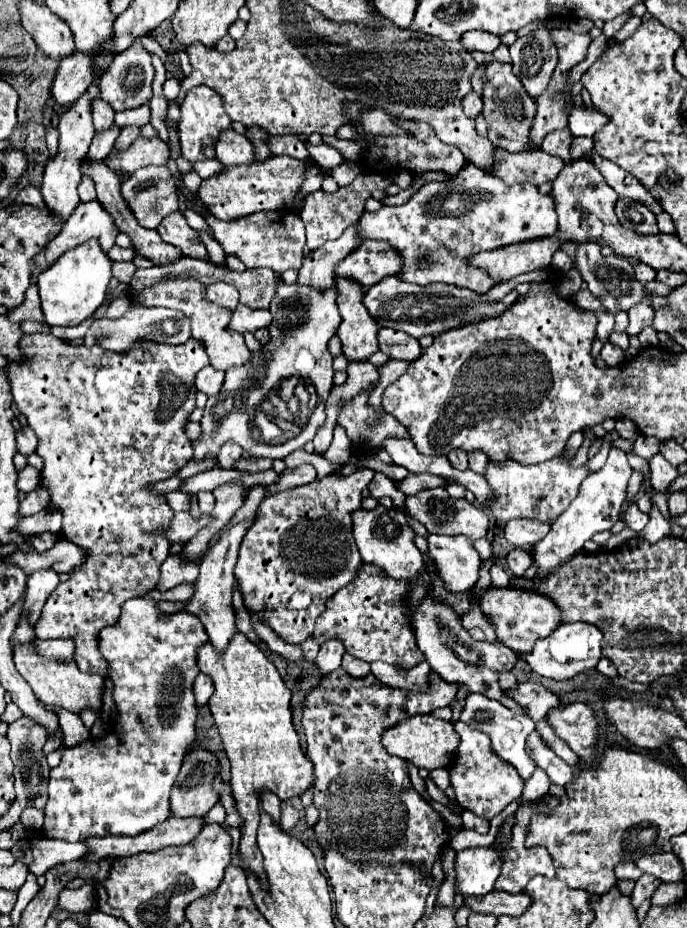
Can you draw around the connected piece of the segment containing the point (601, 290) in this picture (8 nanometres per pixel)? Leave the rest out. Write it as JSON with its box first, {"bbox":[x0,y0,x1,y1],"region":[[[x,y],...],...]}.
{"bbox":[576,242,644,312],"region":[[[576,242],[576,268],[582,274],[582,280],[588,284],[588,290],[612,312],[628,312],[632,304],[640,302],[644,296],[644,284],[640,284],[634,278],[634,268],[624,256],[610,256],[610,262],[606,256],[602,256],[602,246],[596,242]]]}

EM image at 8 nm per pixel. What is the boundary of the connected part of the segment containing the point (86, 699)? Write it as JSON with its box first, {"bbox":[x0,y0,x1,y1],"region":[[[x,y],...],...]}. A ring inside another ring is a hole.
{"bbox":[14,644,104,714],"region":[[[22,644],[14,648],[14,664],[16,670],[22,674],[22,678],[30,684],[30,688],[44,704],[66,708],[74,714],[80,714],[86,708],[94,708],[96,712],[100,712],[104,678],[98,674],[82,674],[74,660],[68,660],[68,664],[60,664],[60,660],[40,660],[32,652],[32,644]]]}

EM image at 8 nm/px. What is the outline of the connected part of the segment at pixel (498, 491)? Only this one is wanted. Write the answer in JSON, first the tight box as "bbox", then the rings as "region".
{"bbox":[484,452,590,522],"region":[[[562,452],[560,456],[540,462],[540,464],[522,464],[514,458],[506,458],[500,464],[488,462],[484,478],[492,488],[492,498],[488,500],[488,508],[498,522],[508,522],[514,518],[532,518],[540,522],[556,522],[558,516],[570,506],[570,502],[578,496],[580,484],[586,476],[590,476],[588,466],[572,466],[574,458],[566,458]]]}

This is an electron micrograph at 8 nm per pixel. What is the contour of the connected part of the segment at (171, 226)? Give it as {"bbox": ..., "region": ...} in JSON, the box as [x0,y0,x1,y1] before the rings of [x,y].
{"bbox":[158,212,208,260],"region":[[[174,212],[174,214],[166,216],[166,218],[160,222],[160,226],[158,226],[158,234],[160,234],[160,238],[162,238],[164,242],[170,242],[170,244],[174,244],[174,246],[180,246],[184,256],[208,260],[206,248],[200,244],[196,232],[186,224],[182,212]]]}

